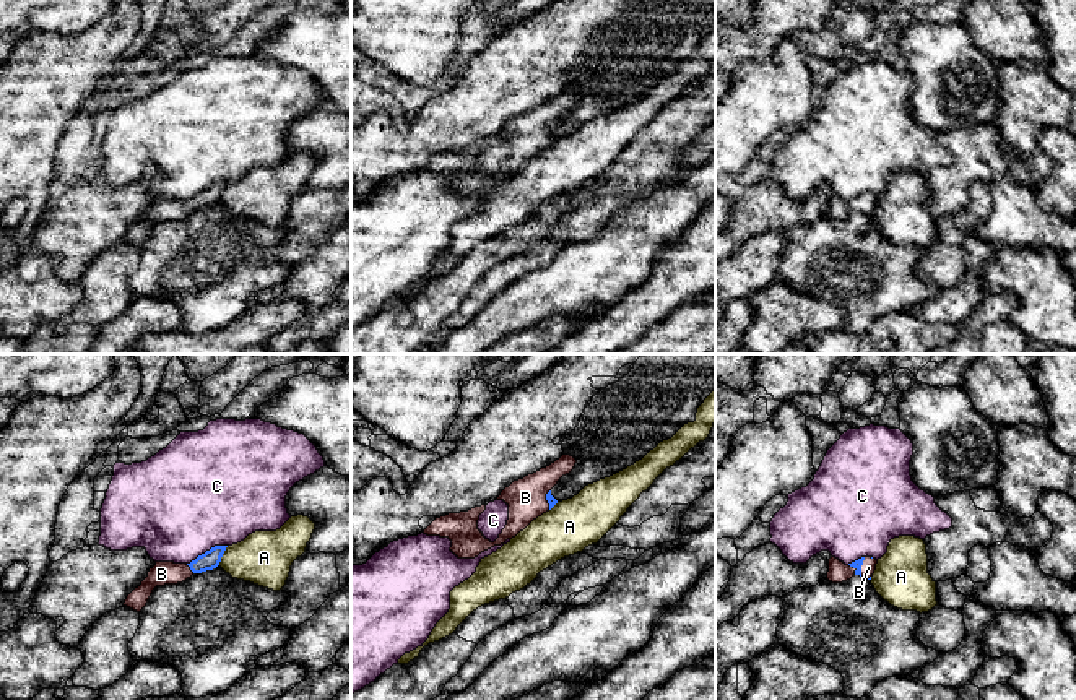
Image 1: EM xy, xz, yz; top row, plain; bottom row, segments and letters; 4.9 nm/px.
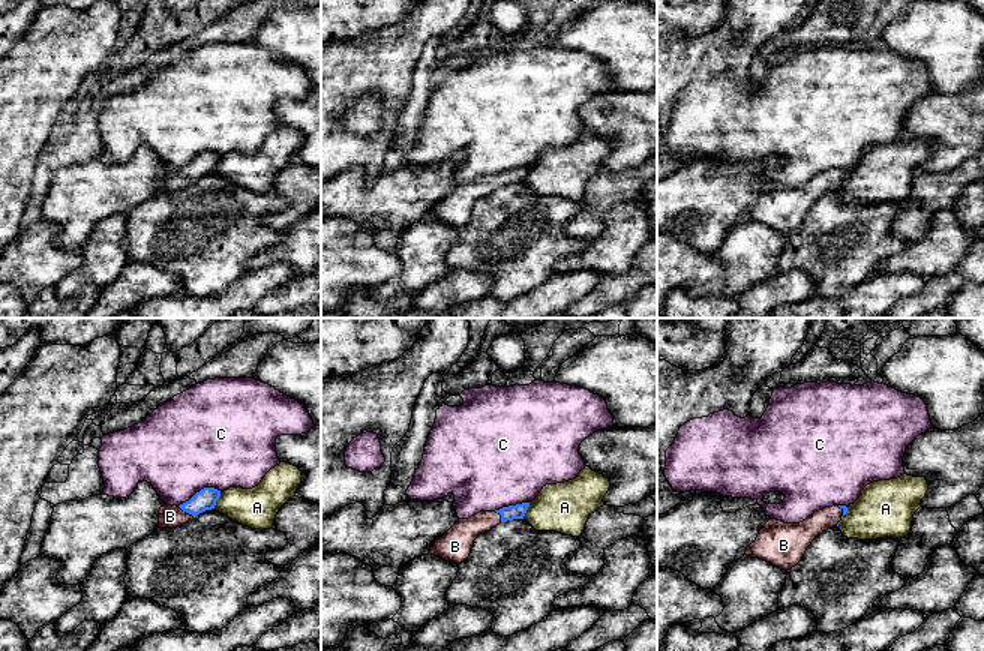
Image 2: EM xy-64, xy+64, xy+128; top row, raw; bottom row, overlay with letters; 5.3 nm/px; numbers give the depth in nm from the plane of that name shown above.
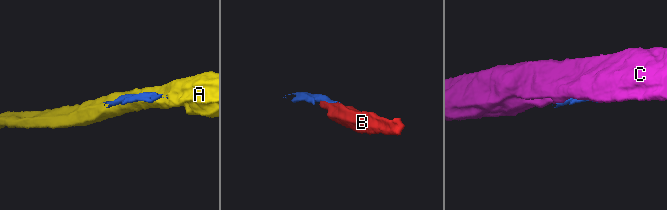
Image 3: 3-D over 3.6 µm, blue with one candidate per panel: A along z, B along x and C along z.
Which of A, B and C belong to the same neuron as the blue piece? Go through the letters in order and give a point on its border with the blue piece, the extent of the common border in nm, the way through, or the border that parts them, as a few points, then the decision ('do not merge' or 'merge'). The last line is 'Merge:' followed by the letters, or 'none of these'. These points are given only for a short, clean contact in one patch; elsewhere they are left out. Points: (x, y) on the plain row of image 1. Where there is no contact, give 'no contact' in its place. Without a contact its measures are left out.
A: xy (221, 192) | 110 nm | do not merge
B: xy (190, 205) | 60 nm | across xy (208, 197), (190, 205), (161, 210) | merge
C: xy (207, 187) | 220 nm | do not merge
Merge: B

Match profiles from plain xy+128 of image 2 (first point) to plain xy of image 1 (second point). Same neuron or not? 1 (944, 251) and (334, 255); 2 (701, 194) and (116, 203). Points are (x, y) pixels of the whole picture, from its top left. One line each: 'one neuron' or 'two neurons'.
1: one neuron
2: one neuron

